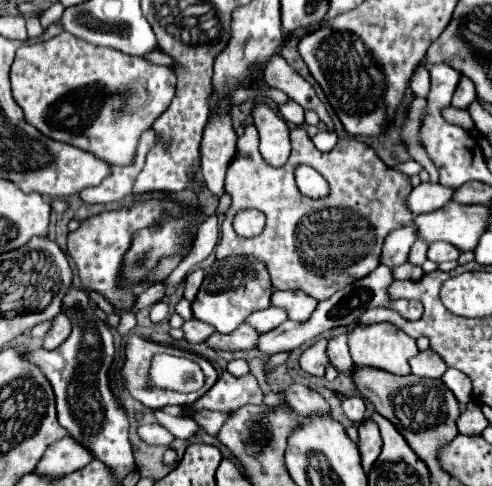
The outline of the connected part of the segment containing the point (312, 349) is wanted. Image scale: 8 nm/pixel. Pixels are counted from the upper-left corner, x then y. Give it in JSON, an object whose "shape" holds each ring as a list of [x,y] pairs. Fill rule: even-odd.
{"shape":[[[317,340],[313,346],[309,346],[299,358],[301,370],[311,376],[323,376],[327,362],[329,362],[325,348],[327,348],[327,340]]]}

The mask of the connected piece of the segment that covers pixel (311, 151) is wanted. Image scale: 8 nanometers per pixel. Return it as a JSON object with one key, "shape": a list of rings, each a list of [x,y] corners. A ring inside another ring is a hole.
{"shape":[[[255,126],[245,128],[245,134],[237,140],[237,154],[225,178],[225,190],[231,194],[233,202],[231,202],[231,208],[225,212],[225,220],[221,226],[221,242],[217,244],[215,254],[217,254],[217,260],[229,258],[229,256],[255,256],[257,260],[265,262],[265,268],[277,290],[303,290],[315,300],[325,300],[333,296],[337,290],[353,284],[353,280],[359,280],[371,274],[379,266],[381,246],[387,234],[413,222],[413,214],[405,206],[405,198],[411,192],[411,186],[407,176],[385,166],[371,146],[355,138],[341,138],[337,146],[325,154],[315,148],[315,144],[311,142],[303,126],[293,126],[291,144],[293,144],[293,150],[285,166],[278,168],[269,166],[259,154],[259,140],[255,138]],[[299,164],[309,164],[329,182],[329,196],[315,200],[315,198],[303,196],[297,190],[294,172],[295,166]],[[243,208],[257,208],[267,216],[265,230],[255,238],[237,236],[231,226],[235,212]]]}

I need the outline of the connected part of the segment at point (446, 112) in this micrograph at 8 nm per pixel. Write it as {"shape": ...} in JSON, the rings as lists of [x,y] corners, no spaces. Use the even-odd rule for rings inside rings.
{"shape":[[[448,106],[443,109],[442,114],[445,120],[451,124],[458,125],[467,131],[474,128],[474,122],[467,110]]]}

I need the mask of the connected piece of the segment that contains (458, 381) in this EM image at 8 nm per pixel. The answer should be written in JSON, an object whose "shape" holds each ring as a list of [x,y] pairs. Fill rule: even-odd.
{"shape":[[[447,368],[447,372],[443,374],[441,380],[455,394],[455,398],[461,400],[461,406],[465,406],[467,402],[471,402],[471,380],[461,370]]]}

